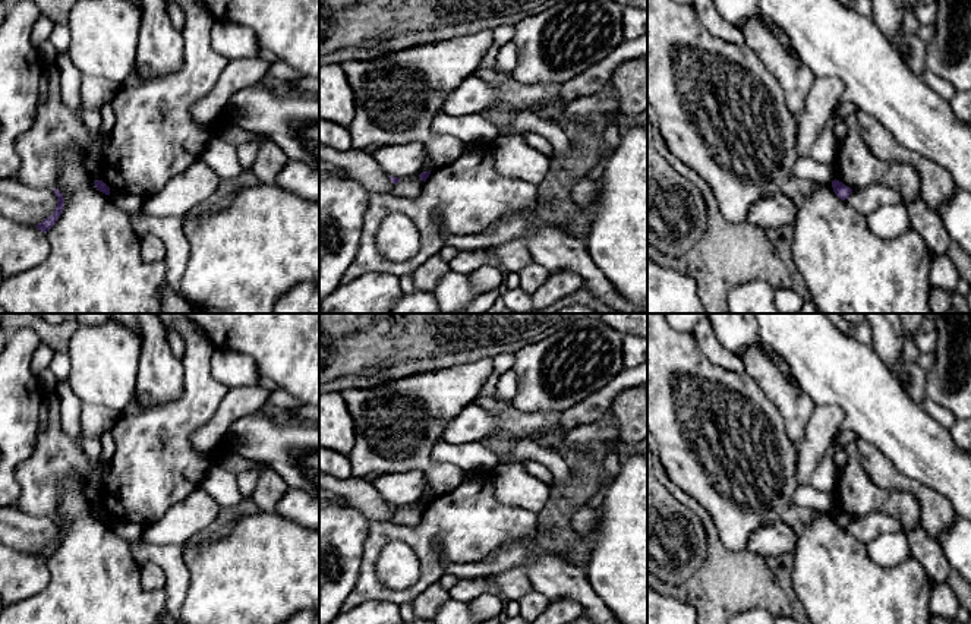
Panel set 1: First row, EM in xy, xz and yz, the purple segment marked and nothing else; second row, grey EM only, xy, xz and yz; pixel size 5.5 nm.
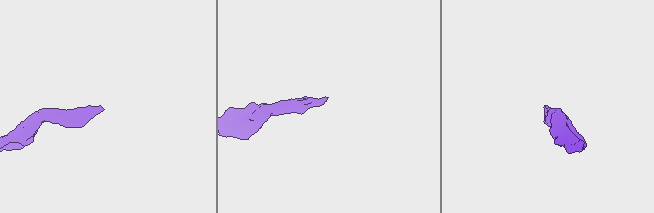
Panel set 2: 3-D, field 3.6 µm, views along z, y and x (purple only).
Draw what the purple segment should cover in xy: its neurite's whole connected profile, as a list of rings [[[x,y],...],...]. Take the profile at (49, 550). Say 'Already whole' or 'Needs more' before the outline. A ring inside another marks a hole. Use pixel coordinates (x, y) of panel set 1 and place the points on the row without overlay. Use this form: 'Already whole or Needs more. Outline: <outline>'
Already whole. Outline: [[[53,516],[56,524],[57,524],[57,535],[56,539],[47,545],[42,551],[38,551],[35,555],[44,561],[47,561],[59,548],[59,545],[62,543],[63,535],[64,535],[64,526],[63,521],[60,521],[56,516]]]

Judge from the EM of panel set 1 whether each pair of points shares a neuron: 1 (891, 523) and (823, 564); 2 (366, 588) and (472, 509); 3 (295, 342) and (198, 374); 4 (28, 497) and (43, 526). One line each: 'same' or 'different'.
1: different
2: same
3: different
4: different

